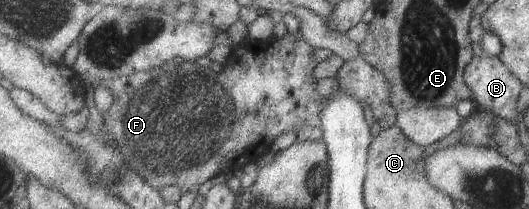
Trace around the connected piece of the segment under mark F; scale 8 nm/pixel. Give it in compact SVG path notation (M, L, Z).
M300 30L296 38L288 34L282 39L274 37L267 42L243 40L232 50L220 74L195 61L185 61L183 64L169 61L150 71L98 82L96 85L109 87L115 93L114 107L104 115L104 124L126 161L152 187L162 191L168 186L177 185L185 193L198 190L198 186L201 187L214 176L224 173L232 175L252 162L257 163L271 150L280 134L299 131L308 125L322 127L329 98L316 90L318 79L314 78L314 70L318 62L314 60L314 50L313 44L307 42Z

